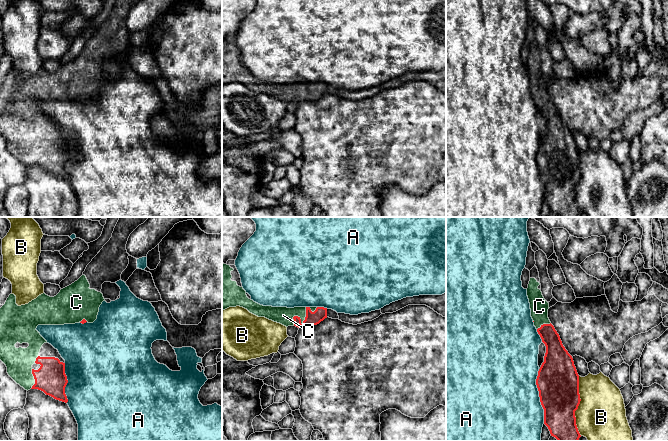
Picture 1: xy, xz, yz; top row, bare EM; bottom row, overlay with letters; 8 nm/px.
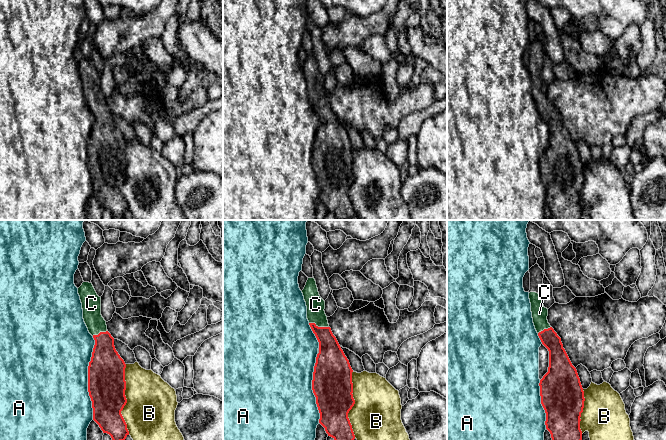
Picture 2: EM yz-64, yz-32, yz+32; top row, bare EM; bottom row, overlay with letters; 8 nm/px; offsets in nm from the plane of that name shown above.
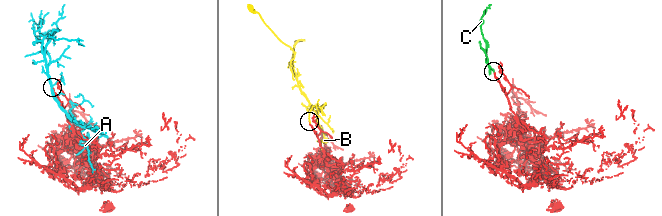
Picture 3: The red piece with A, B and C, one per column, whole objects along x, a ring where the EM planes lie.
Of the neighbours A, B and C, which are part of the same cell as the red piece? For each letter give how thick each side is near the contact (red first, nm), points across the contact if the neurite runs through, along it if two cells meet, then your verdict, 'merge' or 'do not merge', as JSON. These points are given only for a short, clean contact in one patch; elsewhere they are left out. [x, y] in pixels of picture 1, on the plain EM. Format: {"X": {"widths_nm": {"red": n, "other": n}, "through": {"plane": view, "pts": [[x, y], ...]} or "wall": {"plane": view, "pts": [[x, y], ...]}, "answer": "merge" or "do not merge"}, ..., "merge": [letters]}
{"A": {"widths_nm": {"red": 340, "other": 500}, "answer": "do not merge"}, "B": {"widths_nm": {"red": 340, "other": 400}, "answer": "do not merge"}, "C": {"widths_nm": {"red": 110, "other": 140}, "answer": "merge"}, "merge": ["C"]}

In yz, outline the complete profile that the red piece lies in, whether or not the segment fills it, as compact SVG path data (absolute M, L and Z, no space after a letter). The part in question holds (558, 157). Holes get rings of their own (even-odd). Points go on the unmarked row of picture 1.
M536 42L530 46L527 72L534 102L546 122L544 138L536 155L544 185L544 200L558 217L578 217L581 211L575 187L581 177L579 151L572 132L548 94L549 79L542 71Z

